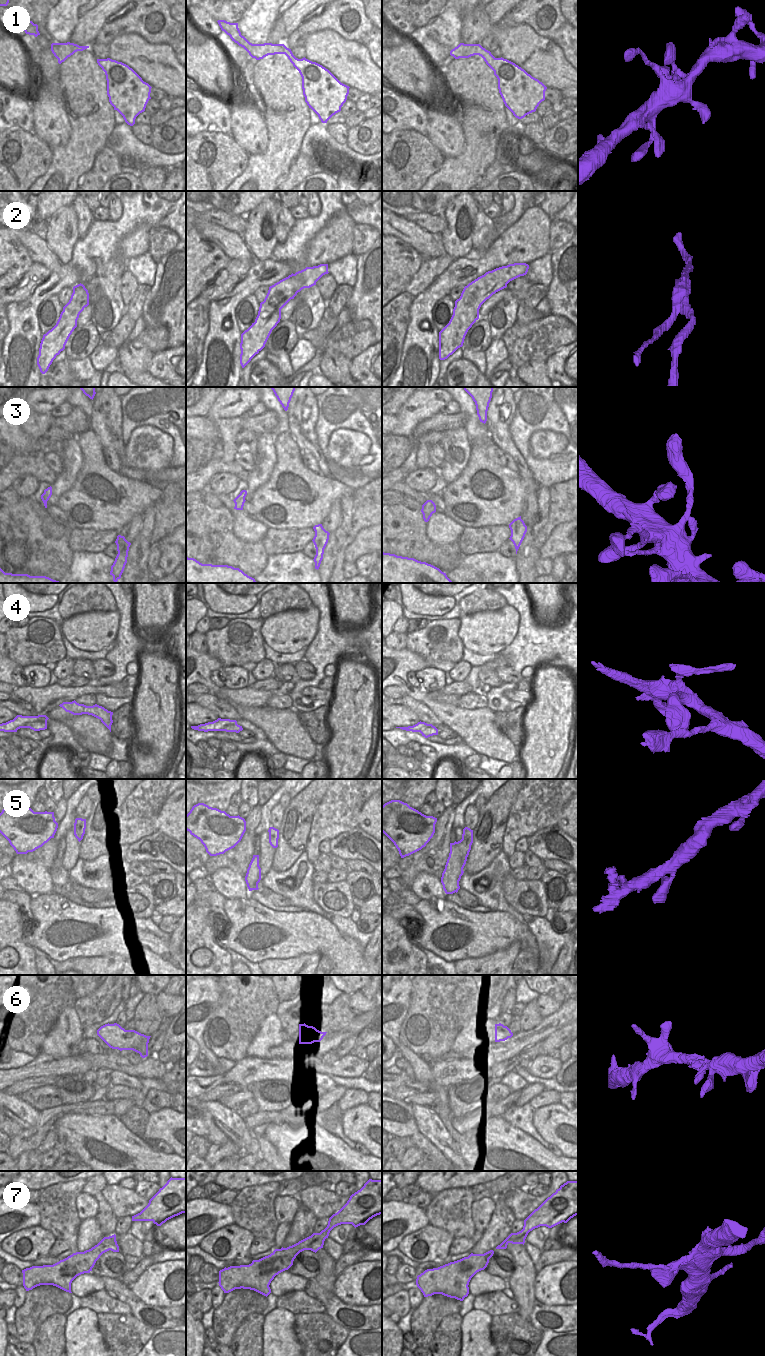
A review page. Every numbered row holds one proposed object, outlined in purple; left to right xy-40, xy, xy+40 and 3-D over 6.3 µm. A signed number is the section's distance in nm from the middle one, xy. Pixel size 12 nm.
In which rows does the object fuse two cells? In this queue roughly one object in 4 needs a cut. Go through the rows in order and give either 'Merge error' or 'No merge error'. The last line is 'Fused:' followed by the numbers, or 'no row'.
1: No merge error
2: Merge error
3: No merge error
4: No merge error
5: No merge error
6: No merge error
7: Merge error
Fused: 2, 7

